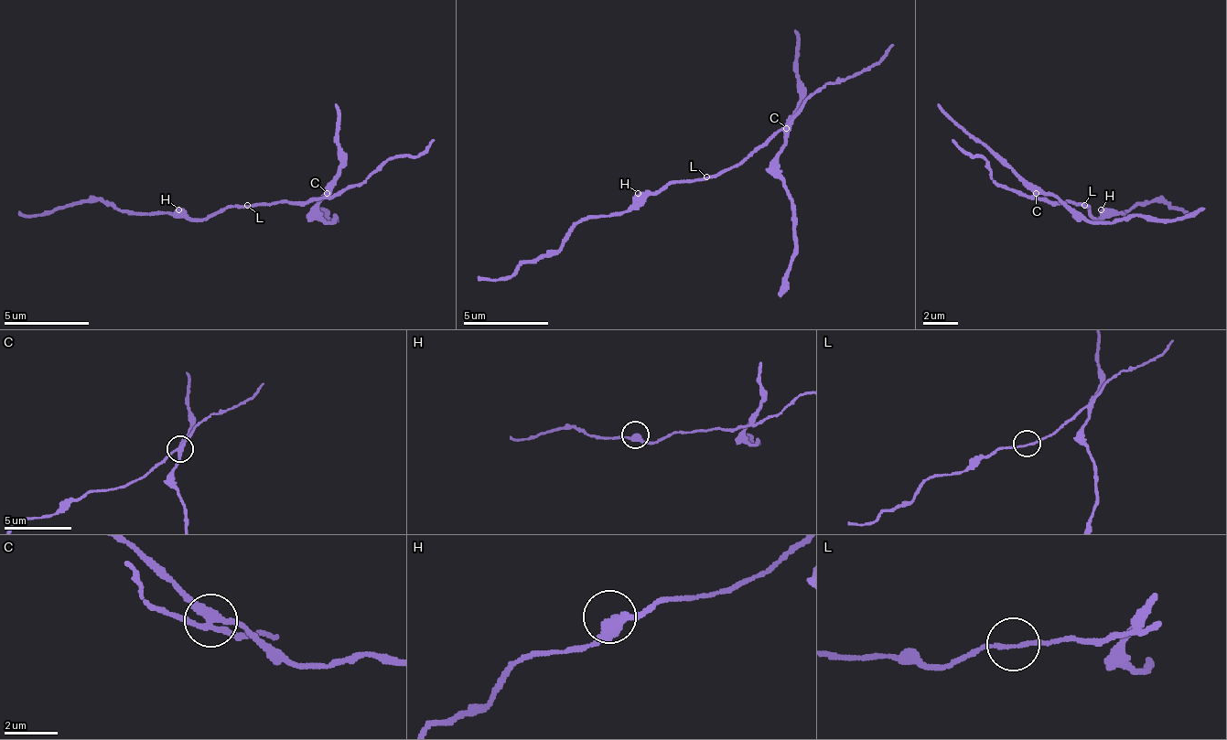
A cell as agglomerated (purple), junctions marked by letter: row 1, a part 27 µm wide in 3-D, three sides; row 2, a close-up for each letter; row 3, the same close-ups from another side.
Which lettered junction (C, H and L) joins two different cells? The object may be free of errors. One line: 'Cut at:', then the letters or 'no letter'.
Cut at: C

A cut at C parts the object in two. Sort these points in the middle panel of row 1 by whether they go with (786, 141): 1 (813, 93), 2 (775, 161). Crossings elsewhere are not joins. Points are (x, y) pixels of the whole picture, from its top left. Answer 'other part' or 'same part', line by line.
1: other part
2: same part

